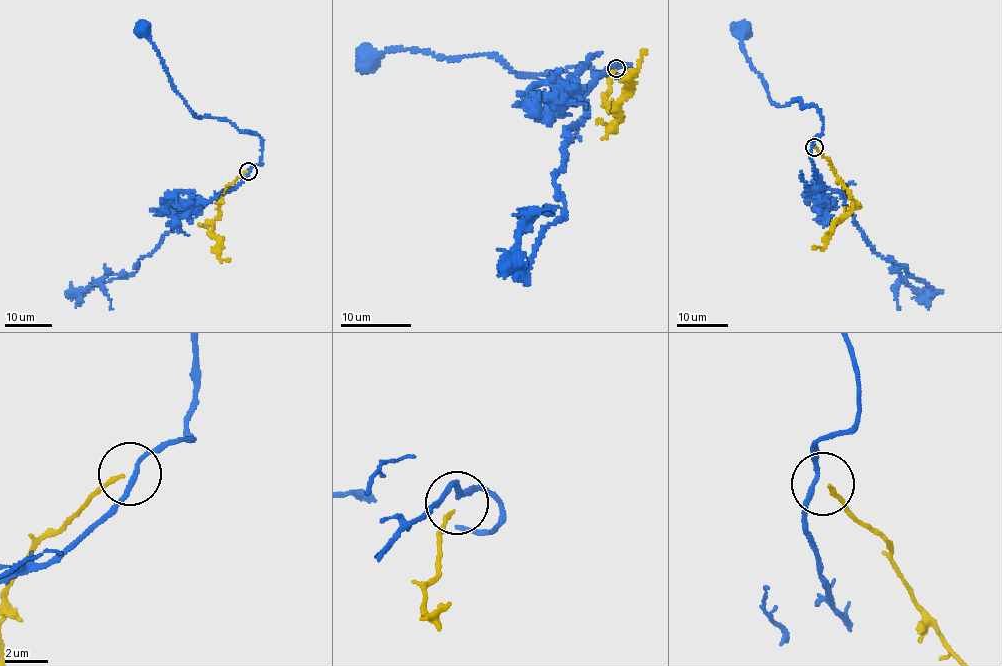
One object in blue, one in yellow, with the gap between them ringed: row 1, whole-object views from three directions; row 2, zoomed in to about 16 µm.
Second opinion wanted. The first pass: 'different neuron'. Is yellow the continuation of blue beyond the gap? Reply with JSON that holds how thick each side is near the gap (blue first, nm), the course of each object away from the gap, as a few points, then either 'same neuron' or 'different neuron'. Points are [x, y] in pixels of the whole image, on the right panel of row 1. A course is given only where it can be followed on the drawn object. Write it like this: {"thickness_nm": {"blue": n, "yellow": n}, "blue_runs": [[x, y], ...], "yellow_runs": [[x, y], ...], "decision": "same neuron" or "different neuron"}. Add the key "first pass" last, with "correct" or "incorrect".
{"thickness_nm": {"blue": 220, "yellow": 200}, "blue_runs": [[813, 146], [823, 131], [819, 110], [801, 108], [800, 99], [771, 100], [745, 54], [743, 28]], "yellow_runs": [[815, 148], [828, 158], [854, 206], [834, 224], [825, 247], [814, 248]], "decision": "different neuron", "first pass": "correct"}

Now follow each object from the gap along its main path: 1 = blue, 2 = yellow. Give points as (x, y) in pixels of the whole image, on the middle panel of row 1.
1: (616, 66), (630, 70), (628, 77), (577, 65), (528, 74), (487, 54), (443, 59), (407, 48), (367, 61)
2: (615, 69), (605, 102), (620, 122), (618, 105), (645, 51)

